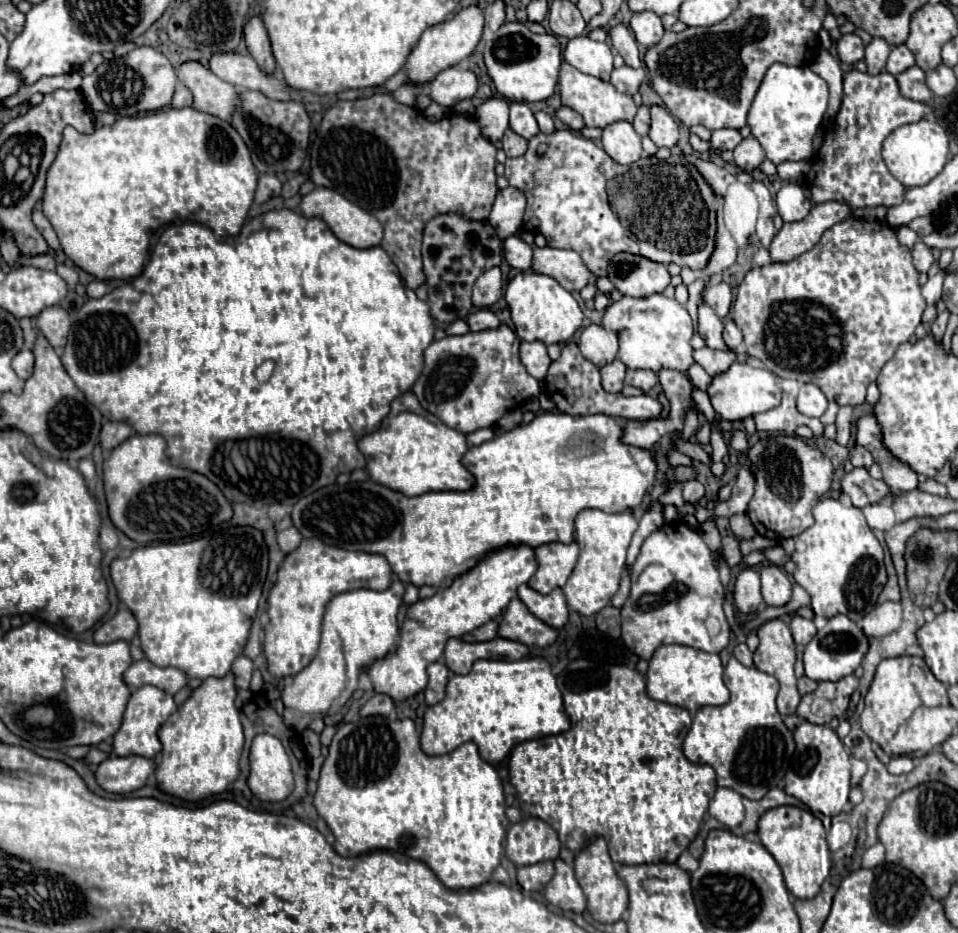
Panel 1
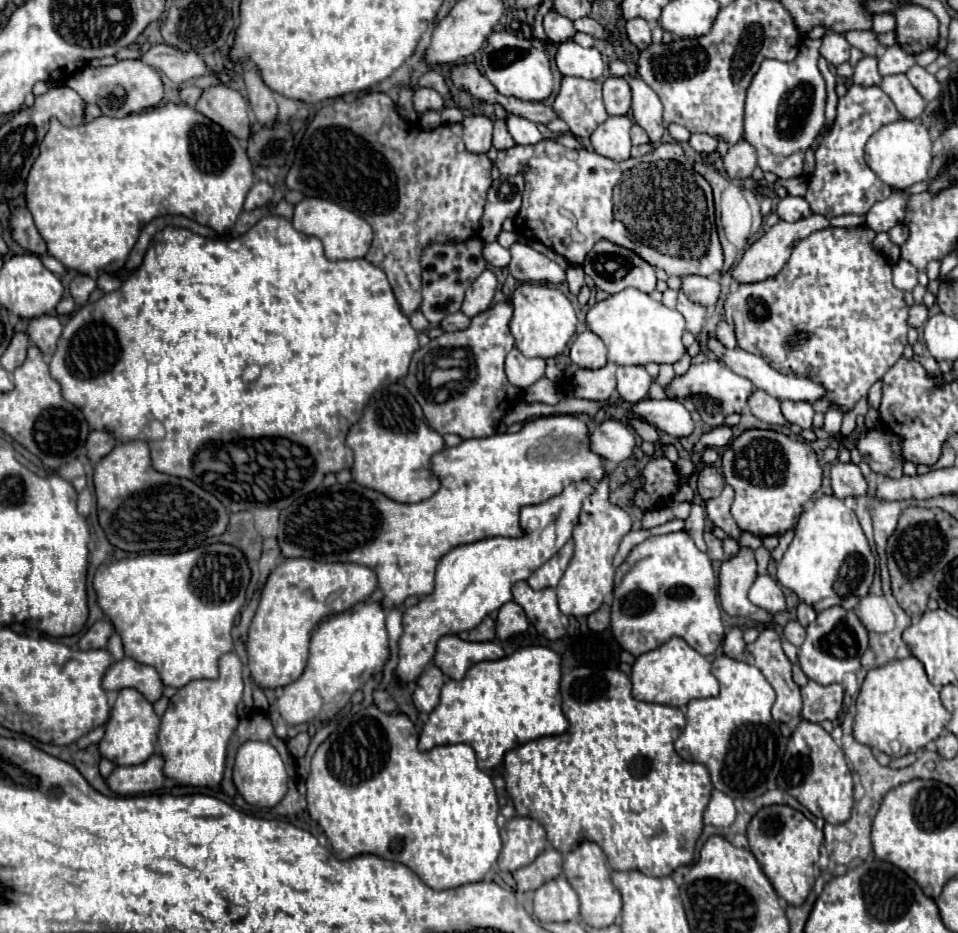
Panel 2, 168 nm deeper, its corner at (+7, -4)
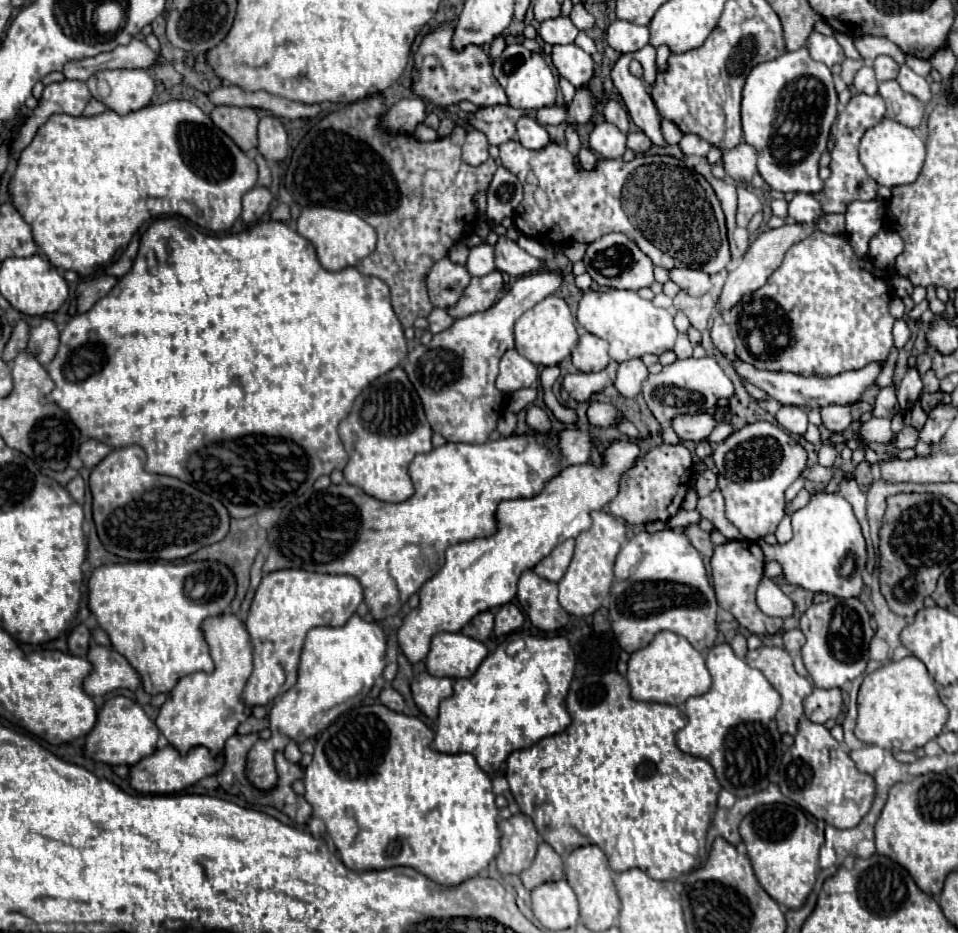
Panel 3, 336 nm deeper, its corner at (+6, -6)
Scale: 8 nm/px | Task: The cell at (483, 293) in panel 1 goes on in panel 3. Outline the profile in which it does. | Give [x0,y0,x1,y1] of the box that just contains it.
[447,270,503,318]

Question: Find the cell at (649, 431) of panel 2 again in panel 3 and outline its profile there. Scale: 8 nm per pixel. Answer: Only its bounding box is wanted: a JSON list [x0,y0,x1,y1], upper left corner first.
[587,402,621,426]

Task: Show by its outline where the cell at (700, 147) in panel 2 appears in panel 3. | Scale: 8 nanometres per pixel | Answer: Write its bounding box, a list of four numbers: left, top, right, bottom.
[679,134,709,156]

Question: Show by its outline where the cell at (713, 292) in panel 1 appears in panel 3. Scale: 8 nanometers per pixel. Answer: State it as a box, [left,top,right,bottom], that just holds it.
[669,268,711,296]

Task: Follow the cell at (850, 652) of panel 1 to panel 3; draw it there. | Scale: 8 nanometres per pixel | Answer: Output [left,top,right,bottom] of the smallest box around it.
[801,598,873,688]

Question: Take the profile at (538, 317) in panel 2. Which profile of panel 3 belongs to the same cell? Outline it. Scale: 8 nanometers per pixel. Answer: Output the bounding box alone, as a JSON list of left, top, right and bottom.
[515,296,579,366]

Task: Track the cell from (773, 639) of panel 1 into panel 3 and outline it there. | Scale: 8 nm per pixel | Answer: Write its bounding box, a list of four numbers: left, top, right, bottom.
[747,646,813,736]

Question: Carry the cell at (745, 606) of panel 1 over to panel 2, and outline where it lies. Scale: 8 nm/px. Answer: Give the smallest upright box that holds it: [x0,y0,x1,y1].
[718,548,772,622]

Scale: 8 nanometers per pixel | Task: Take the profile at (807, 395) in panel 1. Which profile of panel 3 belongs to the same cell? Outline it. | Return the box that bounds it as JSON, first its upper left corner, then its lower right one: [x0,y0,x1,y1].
[775,406,807,436]

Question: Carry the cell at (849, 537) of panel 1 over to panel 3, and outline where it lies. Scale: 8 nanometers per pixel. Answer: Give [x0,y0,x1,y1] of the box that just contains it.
[758,492,867,598]

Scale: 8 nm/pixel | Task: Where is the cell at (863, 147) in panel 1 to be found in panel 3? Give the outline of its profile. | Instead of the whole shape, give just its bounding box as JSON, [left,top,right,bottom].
[819,94,885,212]

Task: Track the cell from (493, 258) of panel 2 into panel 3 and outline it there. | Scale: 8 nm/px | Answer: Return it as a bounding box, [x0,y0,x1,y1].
[465,244,495,276]

